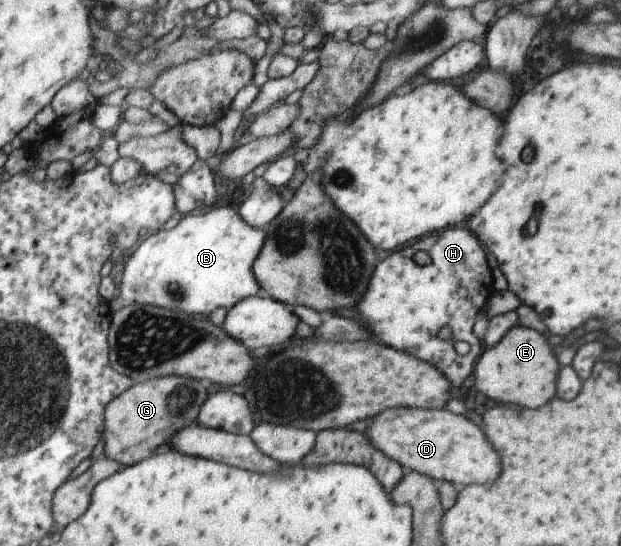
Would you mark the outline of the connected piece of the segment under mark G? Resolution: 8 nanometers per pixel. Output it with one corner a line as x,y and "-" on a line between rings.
166,376
134,383
106,405
103,432
106,458
125,467
165,449
172,434
197,424
200,407
209,395
207,388
212,384
208,379
198,381
188,376

